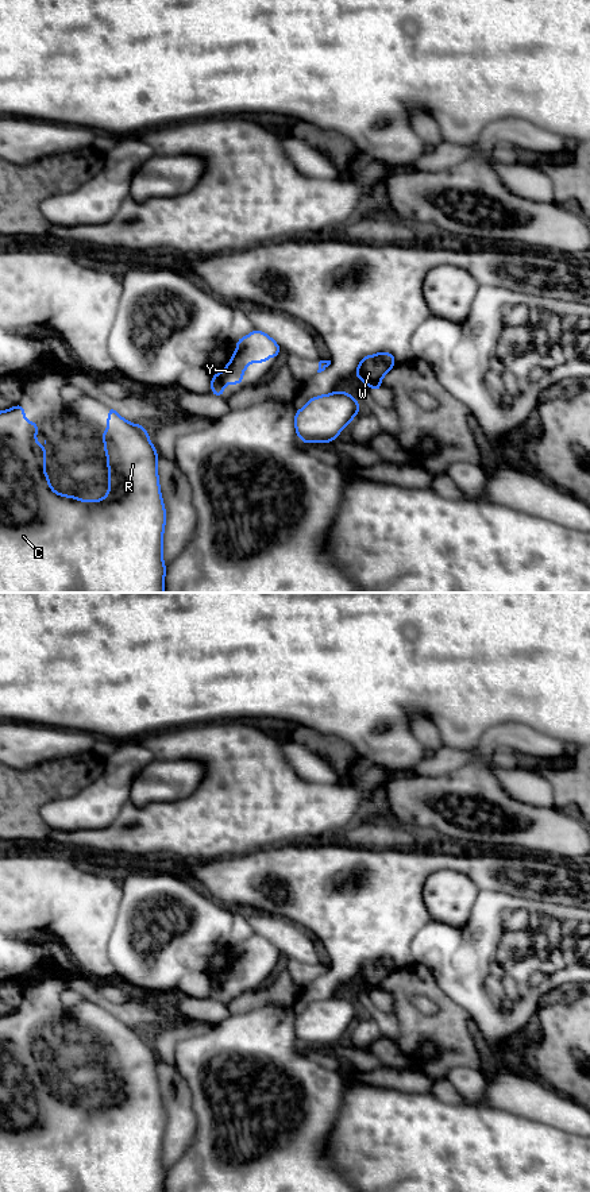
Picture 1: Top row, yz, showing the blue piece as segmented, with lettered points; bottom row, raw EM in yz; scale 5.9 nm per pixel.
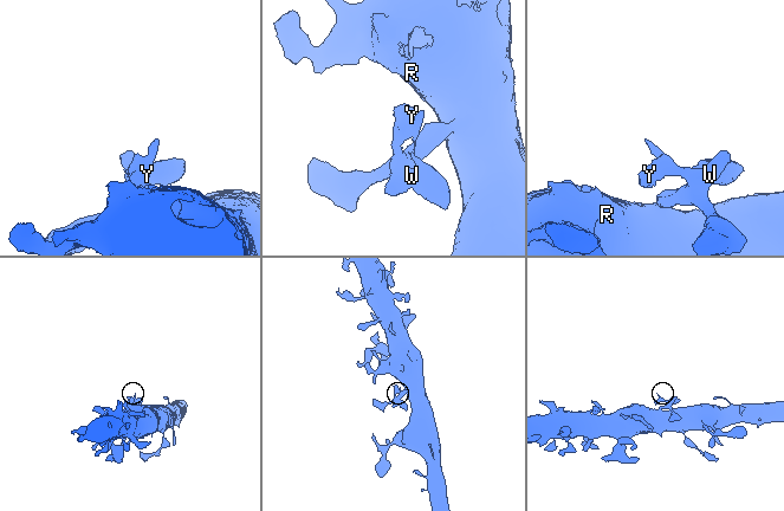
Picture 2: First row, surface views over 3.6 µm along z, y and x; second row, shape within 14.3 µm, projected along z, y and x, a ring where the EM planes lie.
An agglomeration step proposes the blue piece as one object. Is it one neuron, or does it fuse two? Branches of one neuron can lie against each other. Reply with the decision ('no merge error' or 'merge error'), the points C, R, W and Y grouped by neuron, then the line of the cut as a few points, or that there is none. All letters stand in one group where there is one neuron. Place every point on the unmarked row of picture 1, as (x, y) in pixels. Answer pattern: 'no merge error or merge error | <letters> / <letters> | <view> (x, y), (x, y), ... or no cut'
merge error | C R Y / W | yz (374, 959), (380, 965), (394, 968)

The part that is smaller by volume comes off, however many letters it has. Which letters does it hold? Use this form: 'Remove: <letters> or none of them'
Remove: W

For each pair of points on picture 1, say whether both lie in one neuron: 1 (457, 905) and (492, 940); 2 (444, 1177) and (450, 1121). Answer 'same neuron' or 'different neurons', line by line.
1: different neurons
2: same neuron

